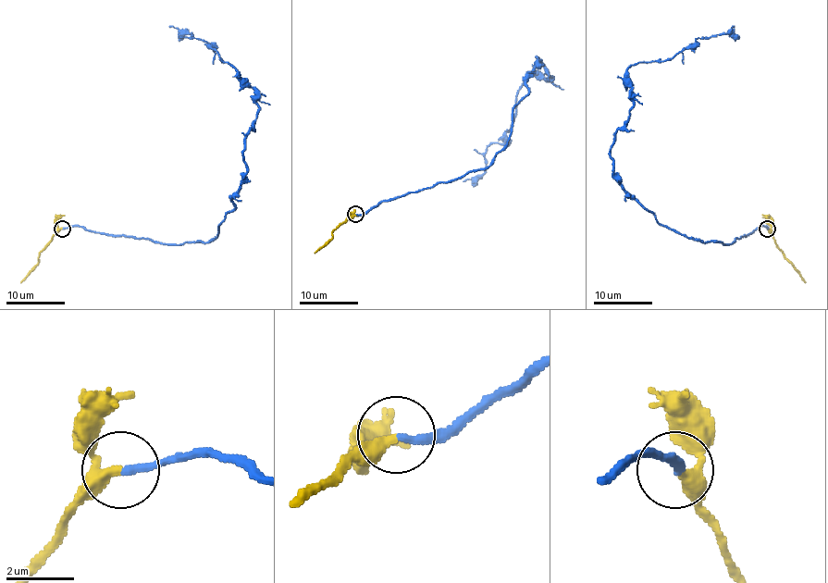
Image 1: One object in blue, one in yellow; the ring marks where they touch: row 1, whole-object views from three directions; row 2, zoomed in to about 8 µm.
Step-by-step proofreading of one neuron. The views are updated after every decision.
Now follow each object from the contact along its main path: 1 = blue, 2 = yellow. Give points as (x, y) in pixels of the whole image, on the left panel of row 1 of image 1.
1: (62, 228), (167, 244), (207, 242), (234, 208), (256, 93), (207, 42), (169, 27)
2: (62, 228), (40, 253), (40, 262), (20, 282)

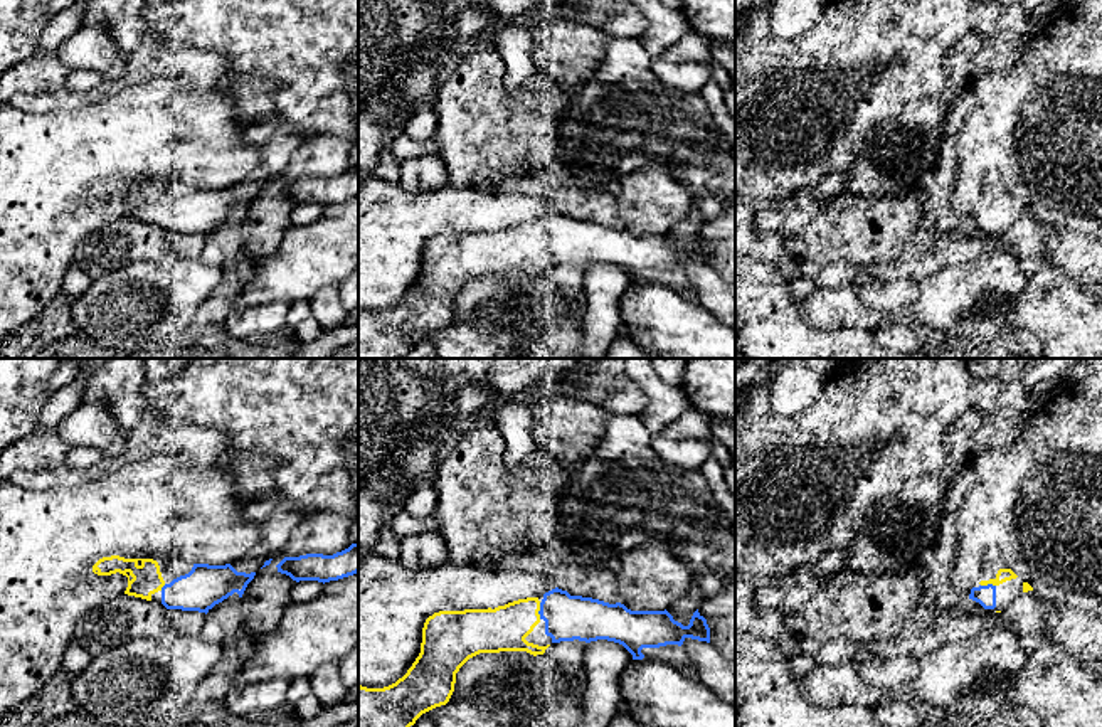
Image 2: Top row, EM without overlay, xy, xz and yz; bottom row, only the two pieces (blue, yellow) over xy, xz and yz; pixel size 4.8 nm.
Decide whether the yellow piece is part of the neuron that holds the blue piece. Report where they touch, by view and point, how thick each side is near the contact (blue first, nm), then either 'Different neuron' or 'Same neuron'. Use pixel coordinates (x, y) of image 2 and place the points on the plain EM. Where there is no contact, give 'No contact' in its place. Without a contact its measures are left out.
Touches blue at xz (539, 234). Thickness 220 nm (blue) against 220 nm. Same neuron

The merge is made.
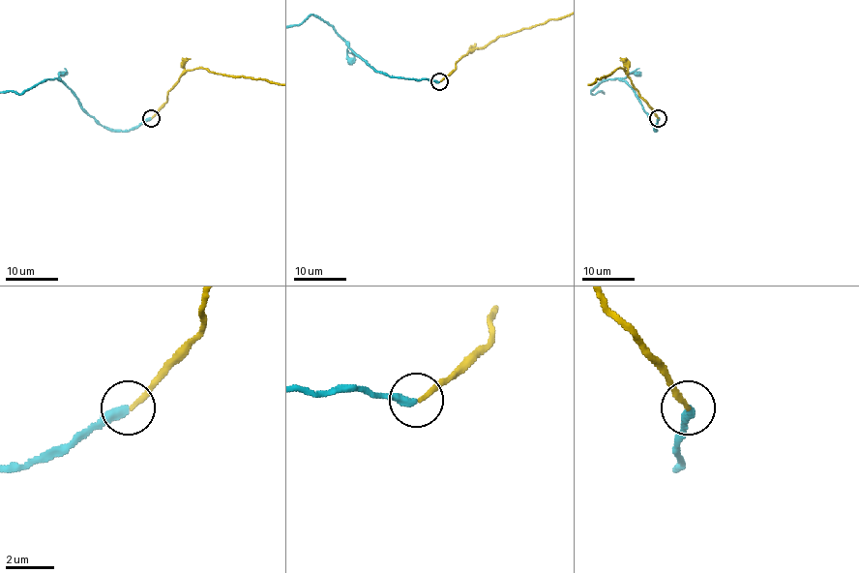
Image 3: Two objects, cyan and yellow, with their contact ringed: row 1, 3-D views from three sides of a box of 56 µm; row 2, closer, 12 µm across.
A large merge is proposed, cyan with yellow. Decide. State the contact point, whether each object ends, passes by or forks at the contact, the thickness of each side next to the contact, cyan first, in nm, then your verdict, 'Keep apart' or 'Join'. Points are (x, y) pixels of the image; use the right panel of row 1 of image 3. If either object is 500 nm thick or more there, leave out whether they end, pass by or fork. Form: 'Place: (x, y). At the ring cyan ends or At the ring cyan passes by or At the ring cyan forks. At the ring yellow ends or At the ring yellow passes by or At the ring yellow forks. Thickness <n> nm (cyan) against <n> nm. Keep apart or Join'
Place: (658, 118). At the ring cyan ends. At the ring yellow ends. Thickness 380 nm (cyan) against 200 nm. Join

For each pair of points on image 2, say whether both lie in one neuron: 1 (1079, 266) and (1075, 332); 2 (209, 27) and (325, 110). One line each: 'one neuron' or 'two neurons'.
1: two neurons
2: one neuron

